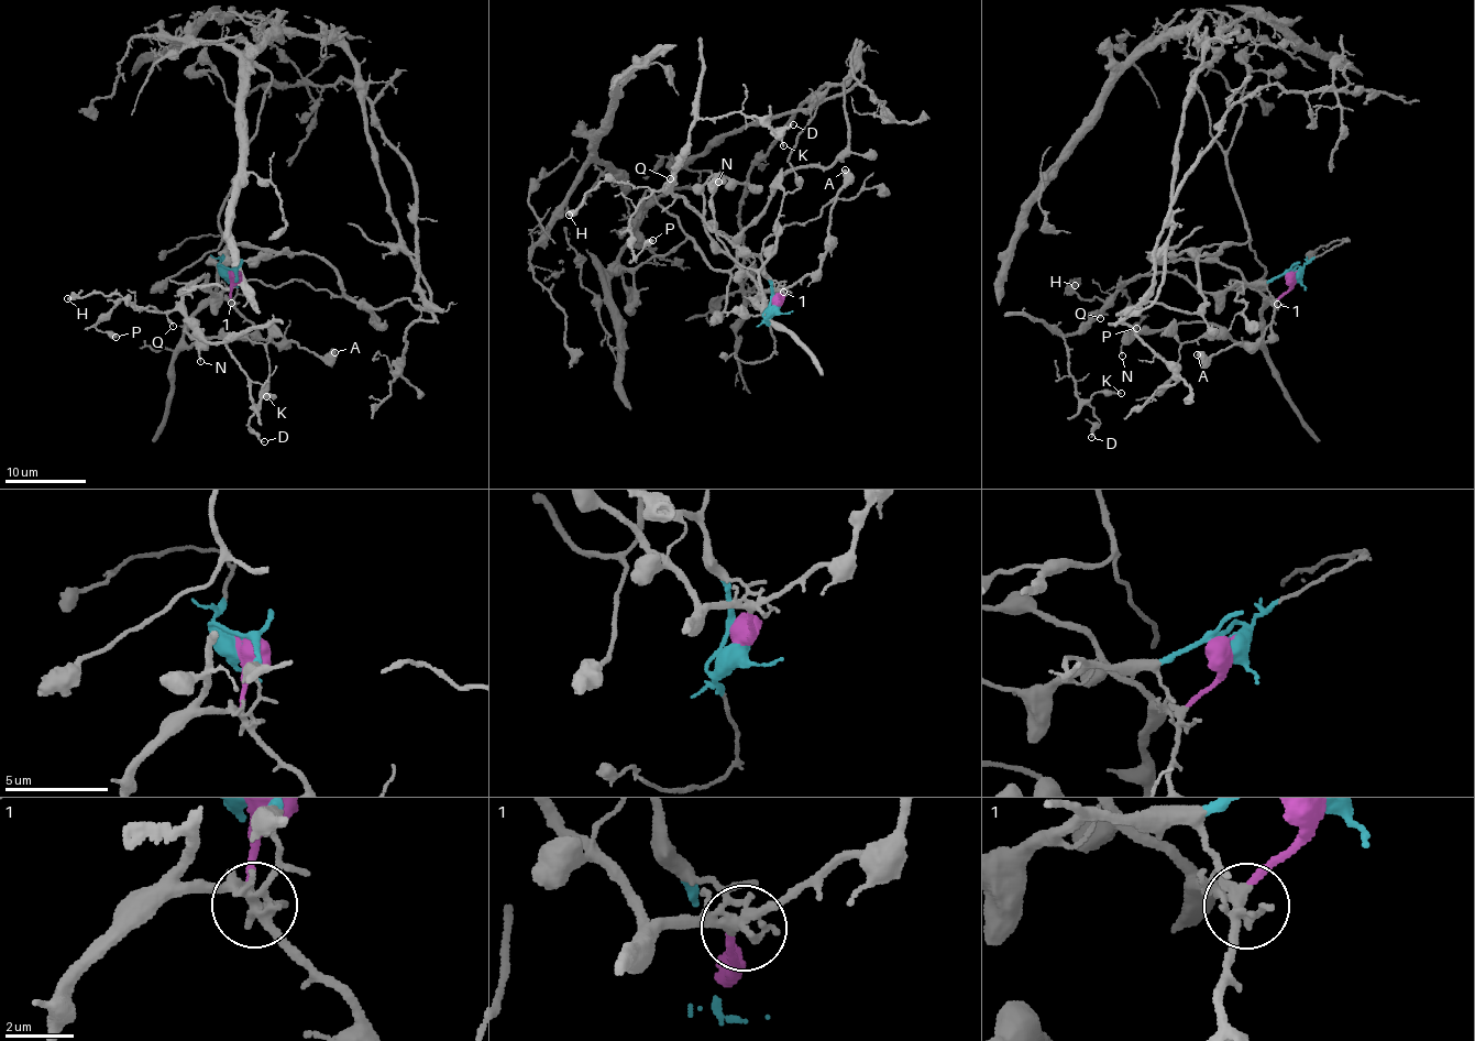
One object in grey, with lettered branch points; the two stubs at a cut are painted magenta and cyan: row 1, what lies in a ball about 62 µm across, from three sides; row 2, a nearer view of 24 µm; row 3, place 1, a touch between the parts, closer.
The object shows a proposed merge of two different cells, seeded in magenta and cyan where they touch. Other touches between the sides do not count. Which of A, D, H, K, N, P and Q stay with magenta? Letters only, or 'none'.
A, N

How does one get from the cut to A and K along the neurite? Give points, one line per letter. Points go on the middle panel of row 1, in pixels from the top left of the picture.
A: (773, 305), (782, 303), (783, 292), (818, 269), (826, 250), (832, 206), (843, 185), (846, 168)
K: (773, 305), (758, 256), (732, 245), (675, 198), (670, 183), (700, 119), (755, 117), (784, 145)

